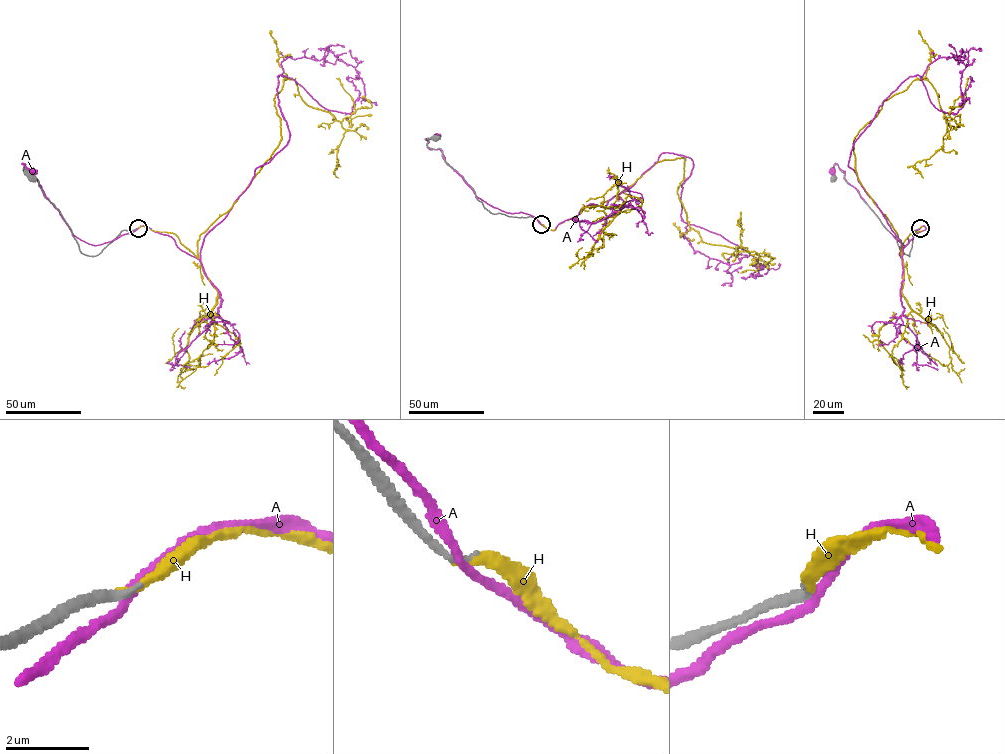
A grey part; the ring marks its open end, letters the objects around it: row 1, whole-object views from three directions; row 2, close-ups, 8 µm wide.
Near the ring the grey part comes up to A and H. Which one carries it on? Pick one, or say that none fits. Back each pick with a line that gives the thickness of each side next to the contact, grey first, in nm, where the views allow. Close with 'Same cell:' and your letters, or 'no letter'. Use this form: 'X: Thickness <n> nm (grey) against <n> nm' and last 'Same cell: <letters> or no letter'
H: Thickness 200 nm (grey) against 180 nm
Same cell: H

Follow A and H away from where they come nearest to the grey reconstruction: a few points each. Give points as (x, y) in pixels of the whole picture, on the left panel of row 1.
A: (137, 228), (199, 259), (288, 140), (277, 76), (353, 113), (365, 91), (349, 50)
H: (137, 228), (172, 233), (197, 256), (201, 234), (277, 147), (273, 100), (284, 79), (345, 130), (338, 178)

